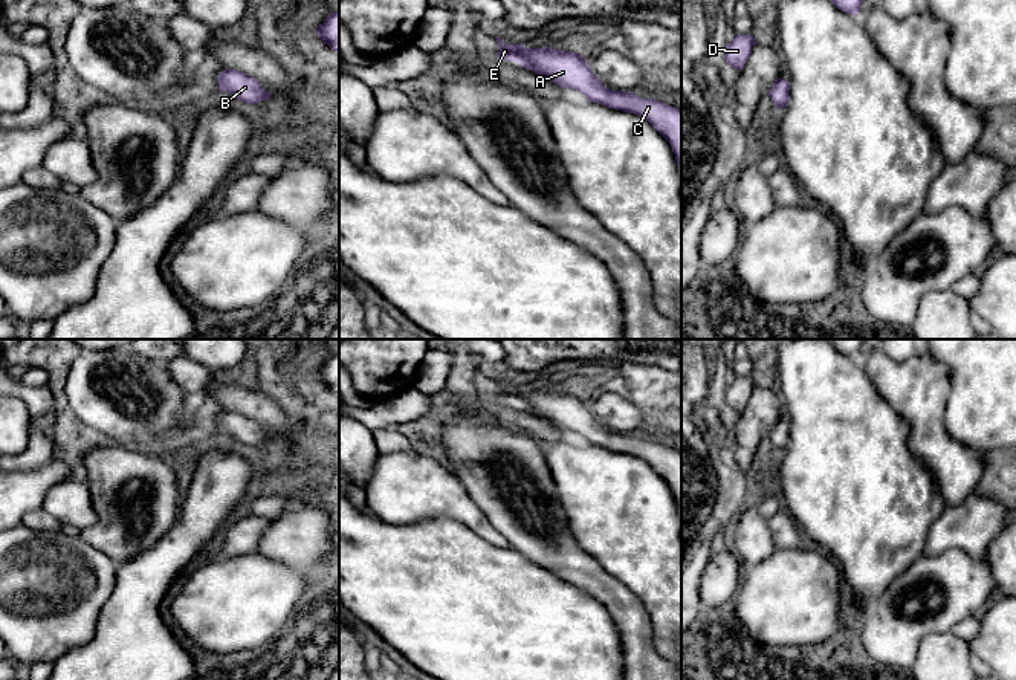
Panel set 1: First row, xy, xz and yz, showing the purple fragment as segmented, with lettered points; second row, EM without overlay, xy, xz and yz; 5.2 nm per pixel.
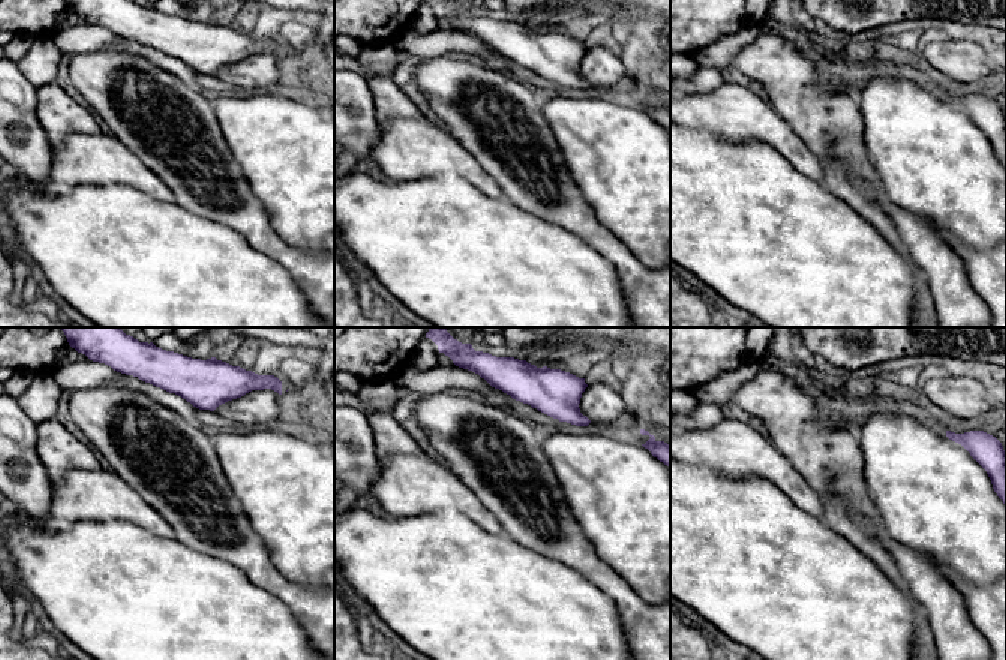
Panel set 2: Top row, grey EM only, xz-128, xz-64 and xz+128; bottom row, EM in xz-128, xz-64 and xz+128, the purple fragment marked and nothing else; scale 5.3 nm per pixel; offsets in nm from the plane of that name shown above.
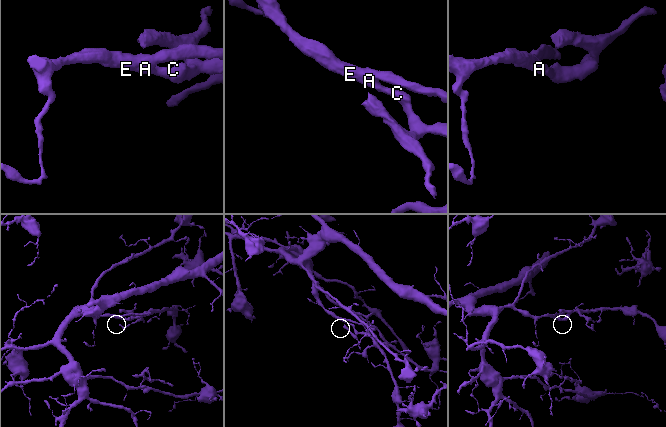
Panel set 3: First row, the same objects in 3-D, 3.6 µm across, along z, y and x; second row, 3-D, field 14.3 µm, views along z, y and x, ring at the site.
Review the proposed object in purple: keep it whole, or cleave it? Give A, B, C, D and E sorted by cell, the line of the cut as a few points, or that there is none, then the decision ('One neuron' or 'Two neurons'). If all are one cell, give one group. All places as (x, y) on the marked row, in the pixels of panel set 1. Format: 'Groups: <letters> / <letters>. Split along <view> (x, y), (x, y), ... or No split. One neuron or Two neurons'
Groups: A B C D E. No split. One neuron

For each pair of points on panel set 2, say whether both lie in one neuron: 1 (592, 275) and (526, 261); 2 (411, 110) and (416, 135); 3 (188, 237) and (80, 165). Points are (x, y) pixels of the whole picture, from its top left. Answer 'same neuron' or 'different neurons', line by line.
1: same neuron
2: different neurons
3: different neurons

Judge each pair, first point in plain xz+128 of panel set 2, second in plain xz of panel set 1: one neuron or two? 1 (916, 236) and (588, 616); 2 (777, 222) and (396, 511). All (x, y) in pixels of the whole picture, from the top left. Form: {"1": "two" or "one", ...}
{"1": "two", "2": "two"}

